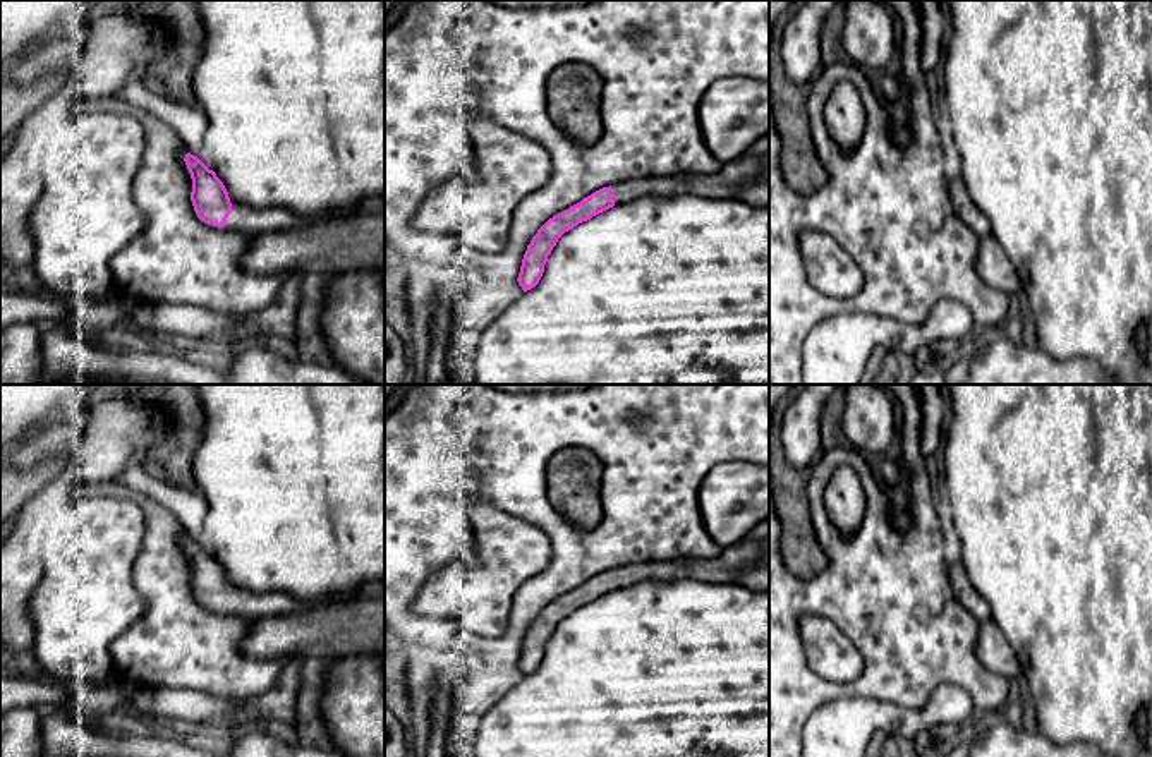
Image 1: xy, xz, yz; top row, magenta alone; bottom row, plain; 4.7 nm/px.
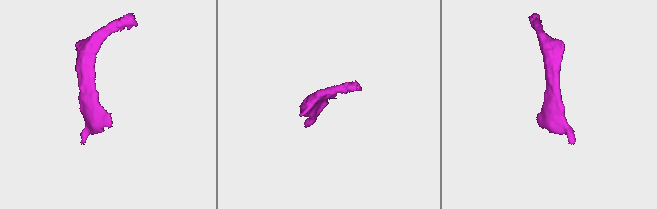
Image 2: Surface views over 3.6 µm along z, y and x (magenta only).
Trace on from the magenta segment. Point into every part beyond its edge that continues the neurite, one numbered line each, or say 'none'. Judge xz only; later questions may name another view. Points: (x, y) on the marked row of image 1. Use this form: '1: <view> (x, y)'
1: xz (727, 182)

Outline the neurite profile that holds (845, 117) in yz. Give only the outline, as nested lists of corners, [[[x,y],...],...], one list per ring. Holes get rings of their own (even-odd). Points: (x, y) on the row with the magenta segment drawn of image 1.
[[[841,81],[833,88],[824,106],[824,122],[831,139],[845,151],[860,144],[867,115],[852,82]]]

